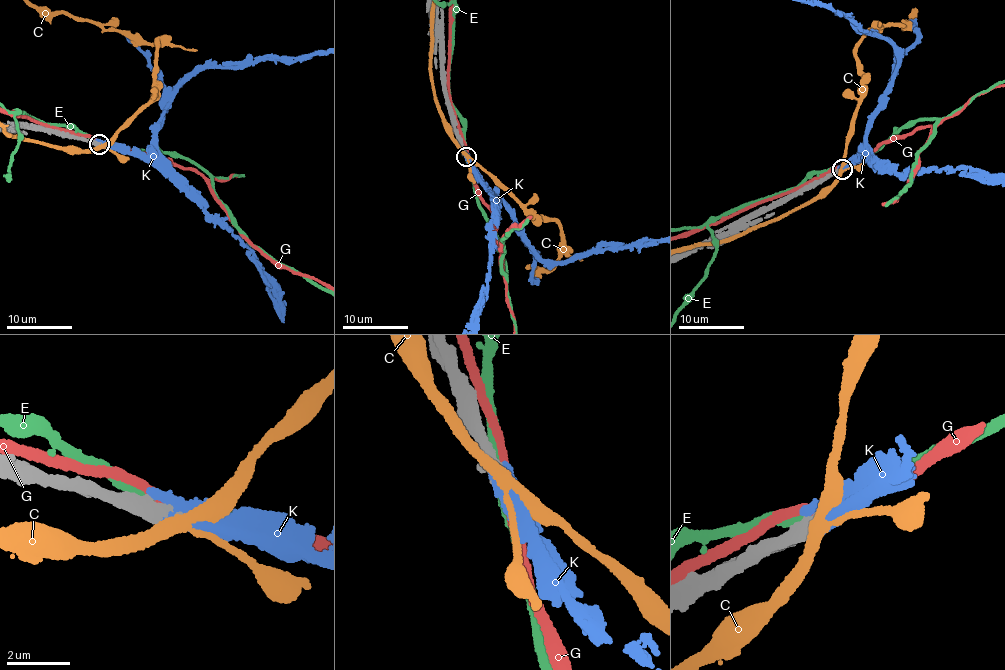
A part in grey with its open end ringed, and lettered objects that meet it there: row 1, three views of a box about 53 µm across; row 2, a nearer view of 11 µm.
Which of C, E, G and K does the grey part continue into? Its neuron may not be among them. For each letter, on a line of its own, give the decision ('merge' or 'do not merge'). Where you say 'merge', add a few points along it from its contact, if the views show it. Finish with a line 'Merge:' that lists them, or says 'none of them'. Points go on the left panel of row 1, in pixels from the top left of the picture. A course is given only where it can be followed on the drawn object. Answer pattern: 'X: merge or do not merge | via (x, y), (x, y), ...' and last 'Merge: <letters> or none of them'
C: do not merge
E: do not merge
G: do not merge
K: merge
Merge: K

